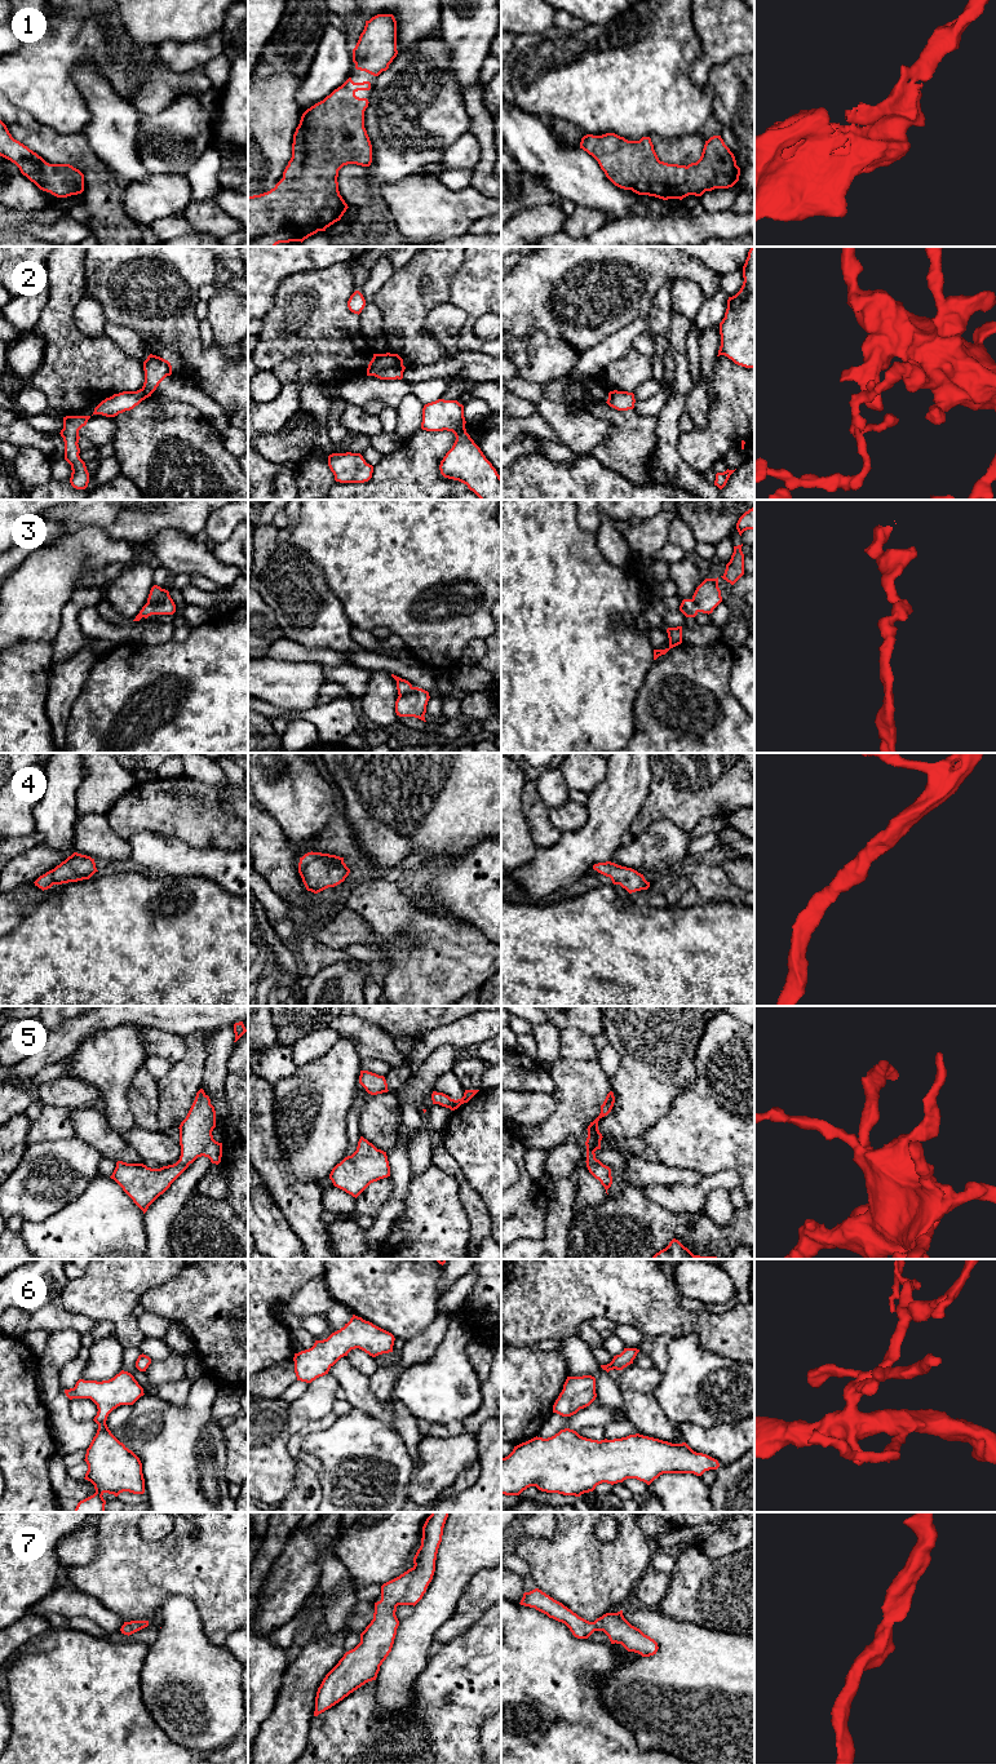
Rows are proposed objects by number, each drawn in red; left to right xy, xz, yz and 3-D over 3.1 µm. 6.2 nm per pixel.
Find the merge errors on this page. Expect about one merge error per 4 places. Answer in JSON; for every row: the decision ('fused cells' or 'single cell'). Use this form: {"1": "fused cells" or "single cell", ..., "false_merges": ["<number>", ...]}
{"1": "single cell", "2": "single cell", "3": "single cell", "4": "single cell", "5": "single cell", "6": "single cell", "7": "single cell", "false_merges": []}

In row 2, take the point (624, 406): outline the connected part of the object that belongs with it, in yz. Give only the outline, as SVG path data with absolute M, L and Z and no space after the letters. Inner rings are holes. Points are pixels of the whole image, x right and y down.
M614 390L606 403L617 411L628 411L634 408L636 399L633 393Z

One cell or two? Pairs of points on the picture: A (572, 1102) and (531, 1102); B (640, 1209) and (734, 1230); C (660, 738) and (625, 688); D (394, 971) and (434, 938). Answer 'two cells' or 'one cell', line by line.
A: two cells
B: one cell
C: two cells
D: one cell

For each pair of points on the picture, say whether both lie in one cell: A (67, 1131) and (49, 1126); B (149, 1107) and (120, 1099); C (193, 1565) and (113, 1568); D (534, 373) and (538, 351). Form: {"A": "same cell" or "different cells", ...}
{"A": "same cell", "B": "different cells", "C": "same cell", "D": "same cell"}

